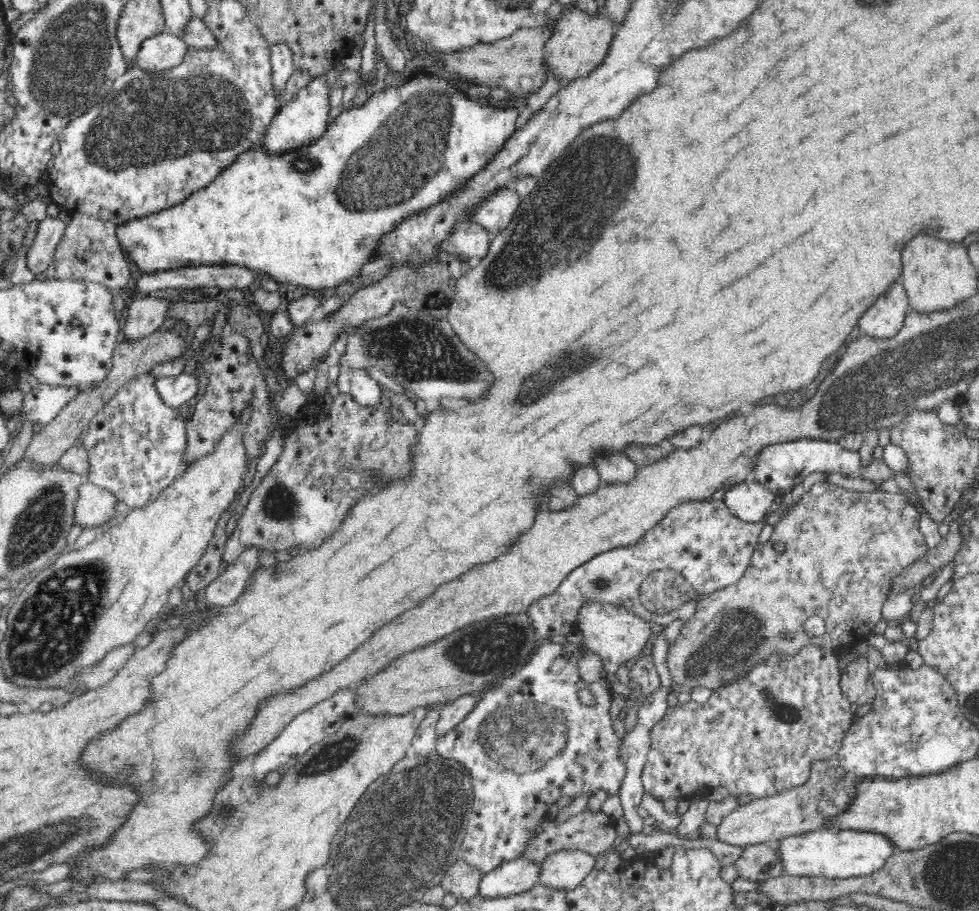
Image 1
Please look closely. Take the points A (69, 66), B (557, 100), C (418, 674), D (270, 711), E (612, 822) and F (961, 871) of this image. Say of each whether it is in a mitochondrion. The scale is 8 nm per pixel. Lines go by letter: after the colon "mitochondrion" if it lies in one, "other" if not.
A: mitochondrion
B: other
C: other
D: other
E: other
F: mitochondrion

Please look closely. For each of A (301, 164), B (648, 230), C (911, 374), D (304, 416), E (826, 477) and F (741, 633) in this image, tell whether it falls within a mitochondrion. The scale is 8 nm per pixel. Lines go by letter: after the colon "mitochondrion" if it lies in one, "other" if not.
A: mitochondrion
B: mitochondrion
C: mitochondrion
D: other
E: other
F: mitochondrion

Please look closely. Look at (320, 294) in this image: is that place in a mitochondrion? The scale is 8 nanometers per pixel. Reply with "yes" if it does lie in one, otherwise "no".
no

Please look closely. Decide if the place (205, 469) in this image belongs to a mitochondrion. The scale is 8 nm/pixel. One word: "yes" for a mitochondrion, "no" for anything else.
no

